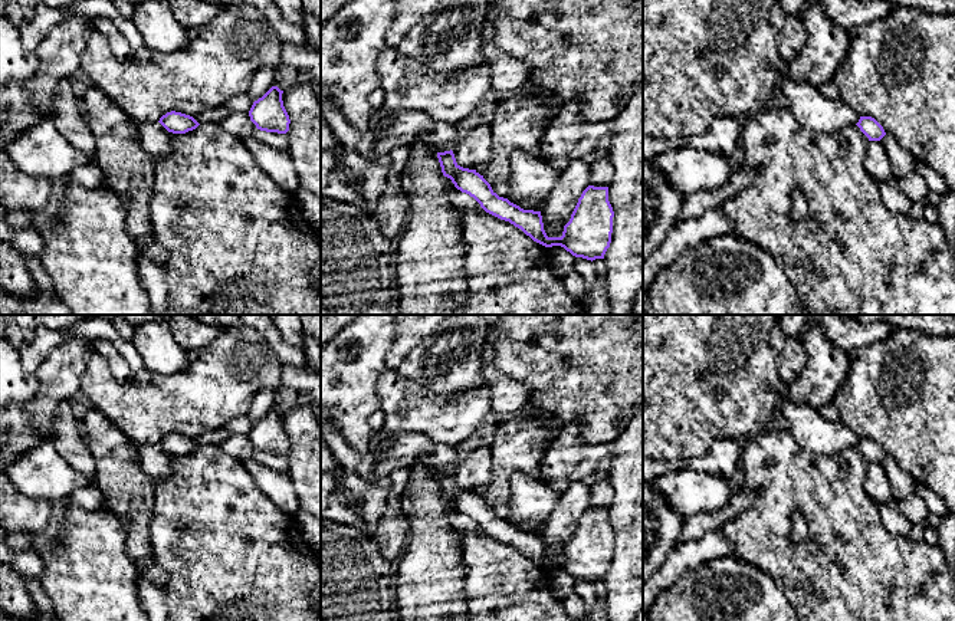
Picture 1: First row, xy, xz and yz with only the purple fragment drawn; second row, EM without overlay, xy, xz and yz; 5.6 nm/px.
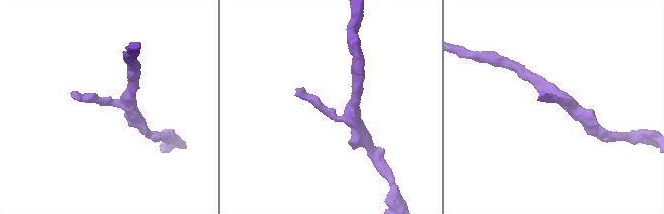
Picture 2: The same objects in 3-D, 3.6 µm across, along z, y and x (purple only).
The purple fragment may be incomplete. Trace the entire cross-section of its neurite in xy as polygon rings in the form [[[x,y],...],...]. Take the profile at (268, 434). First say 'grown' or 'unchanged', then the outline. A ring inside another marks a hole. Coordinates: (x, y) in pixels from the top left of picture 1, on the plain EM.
unchanged; [[[272,408],[262,420],[253,424],[249,438],[257,451],[266,454],[286,456],[289,453],[289,437],[283,428],[282,415]]]

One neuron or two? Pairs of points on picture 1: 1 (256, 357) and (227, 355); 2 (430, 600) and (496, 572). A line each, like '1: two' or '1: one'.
1: one
2: two

